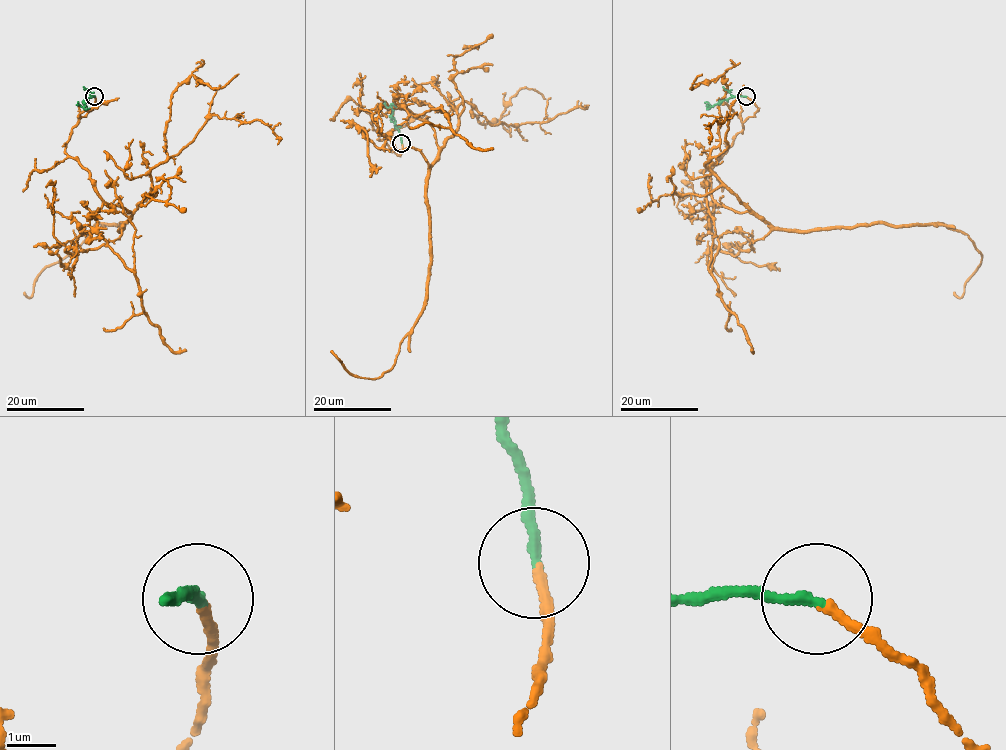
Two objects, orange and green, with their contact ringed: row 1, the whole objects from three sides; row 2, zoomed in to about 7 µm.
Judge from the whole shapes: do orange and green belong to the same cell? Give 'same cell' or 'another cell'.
same cell

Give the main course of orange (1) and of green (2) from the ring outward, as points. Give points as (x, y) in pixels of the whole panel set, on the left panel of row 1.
1: (94, 96), (65, 152), (131, 216), (119, 231), (96, 223), (24, 292)
2: (94, 96), (91, 95), (83, 107), (77, 102)

